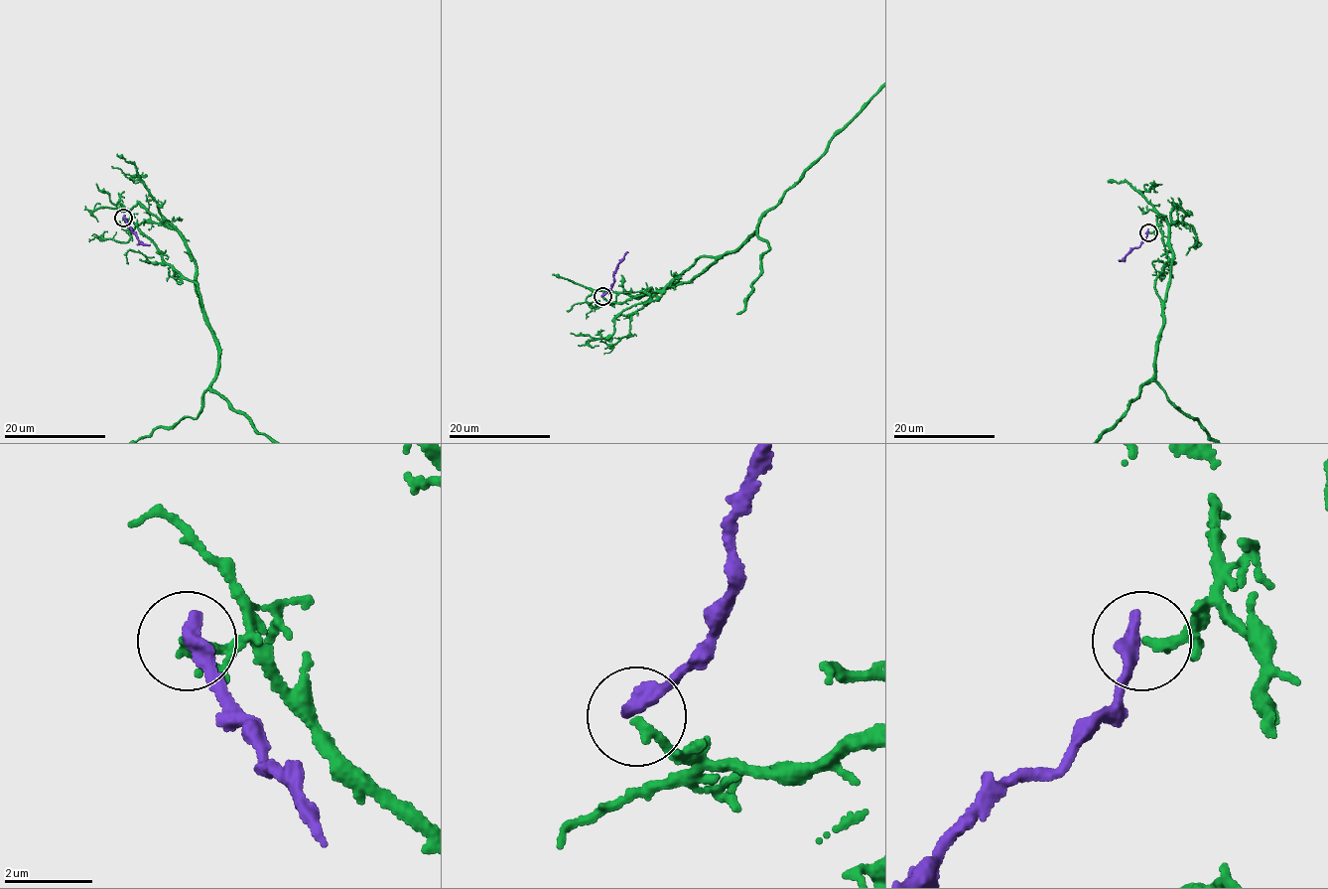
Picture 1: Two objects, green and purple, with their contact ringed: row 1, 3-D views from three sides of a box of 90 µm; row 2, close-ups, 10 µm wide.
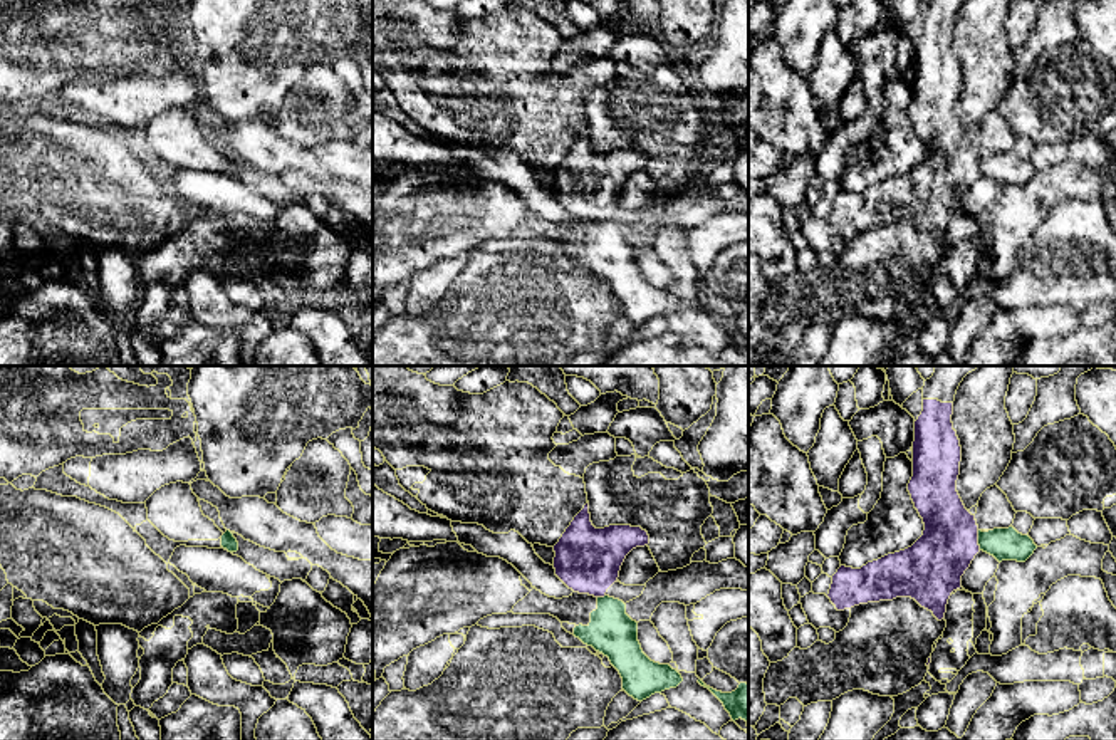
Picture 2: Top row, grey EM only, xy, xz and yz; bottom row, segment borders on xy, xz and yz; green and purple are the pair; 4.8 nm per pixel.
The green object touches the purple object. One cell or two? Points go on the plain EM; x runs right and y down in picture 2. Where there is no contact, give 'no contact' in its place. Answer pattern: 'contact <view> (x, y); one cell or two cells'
contact yz (979, 165); two cells

